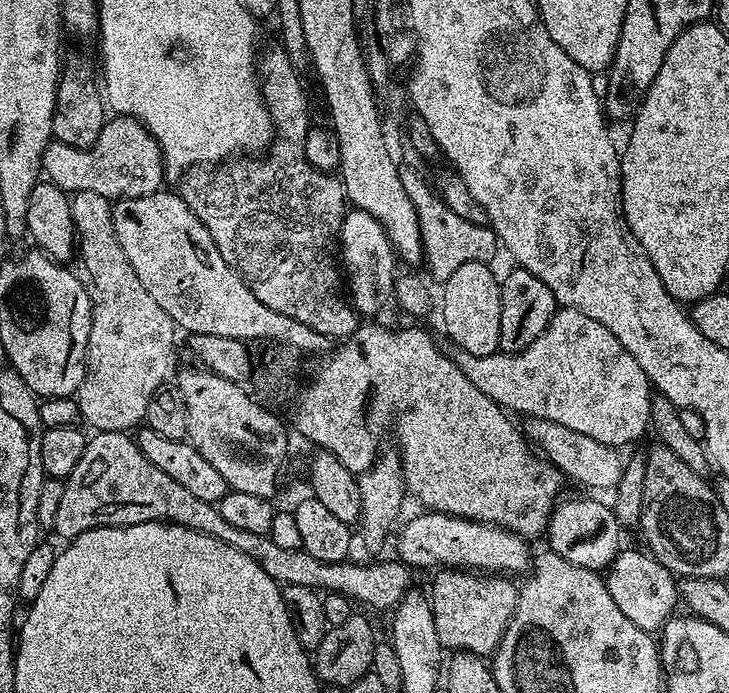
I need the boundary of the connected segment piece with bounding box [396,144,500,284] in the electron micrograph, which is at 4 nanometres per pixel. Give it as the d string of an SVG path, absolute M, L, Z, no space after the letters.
M407 144L402 148L401 152L398 152L396 169L402 181L402 188L414 203L415 213L418 216L424 250L423 261L425 266L428 266L431 274L429 277L434 282L436 280L438 284L443 284L449 280L450 274L454 274L455 270L464 266L466 262L491 263L496 250L500 248L496 233L487 225L467 222L466 218L454 214L422 176L426 164L420 153Z

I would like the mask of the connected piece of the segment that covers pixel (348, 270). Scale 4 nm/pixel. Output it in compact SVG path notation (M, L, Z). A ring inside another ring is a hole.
M352 208L345 211L344 221L338 237L338 256L342 261L342 272L346 277L346 288L350 293L350 303L364 318L372 318L384 303L391 301L398 275L398 257L392 248L386 230L366 210Z

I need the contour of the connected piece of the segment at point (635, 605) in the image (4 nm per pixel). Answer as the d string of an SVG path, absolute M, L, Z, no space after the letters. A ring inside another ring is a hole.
M621 550L606 569L606 583L610 598L614 598L618 610L642 630L659 633L667 620L671 620L678 604L677 577L662 566L647 551L628 552Z

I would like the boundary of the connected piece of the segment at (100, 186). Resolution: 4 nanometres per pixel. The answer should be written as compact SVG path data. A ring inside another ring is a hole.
M119 114L105 119L98 138L87 150L55 142L49 144L44 151L42 172L63 192L75 194L94 190L94 194L102 194L110 202L142 198L161 191L166 184L164 155L160 153L156 139L149 134L148 127L133 116Z

